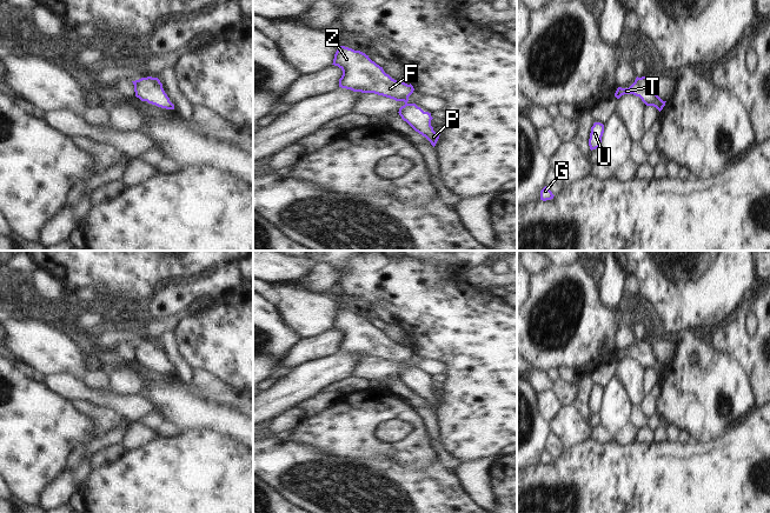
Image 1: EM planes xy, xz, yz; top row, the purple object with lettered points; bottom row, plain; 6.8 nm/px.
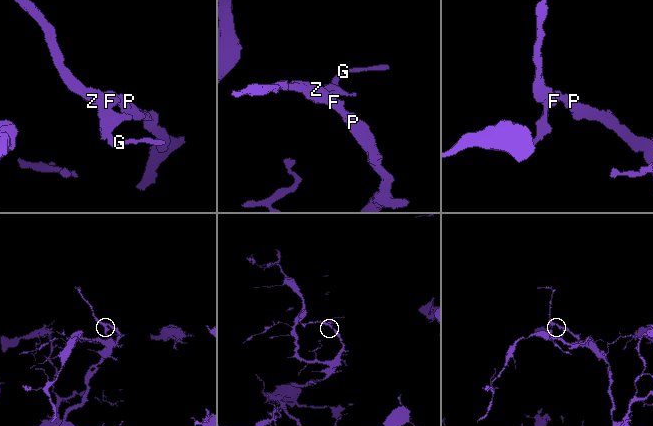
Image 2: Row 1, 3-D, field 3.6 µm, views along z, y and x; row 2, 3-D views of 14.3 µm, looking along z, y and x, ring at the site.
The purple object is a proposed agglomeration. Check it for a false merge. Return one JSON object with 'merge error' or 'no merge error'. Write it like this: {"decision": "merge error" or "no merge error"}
{"decision": "no merge error"}

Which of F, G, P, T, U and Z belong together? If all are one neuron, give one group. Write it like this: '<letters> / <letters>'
F G P T U Z

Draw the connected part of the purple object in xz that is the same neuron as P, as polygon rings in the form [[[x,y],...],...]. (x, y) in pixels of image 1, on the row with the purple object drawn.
[[[338,46],[333,64],[343,71],[339,79],[339,87],[353,92],[374,93],[396,101],[404,101],[399,108],[399,115],[416,132],[425,136],[434,147],[439,135],[431,126],[431,113],[424,112],[416,104],[409,104],[409,96],[414,88],[410,84],[397,81],[386,74],[379,65],[372,61],[369,55],[345,46]]]

